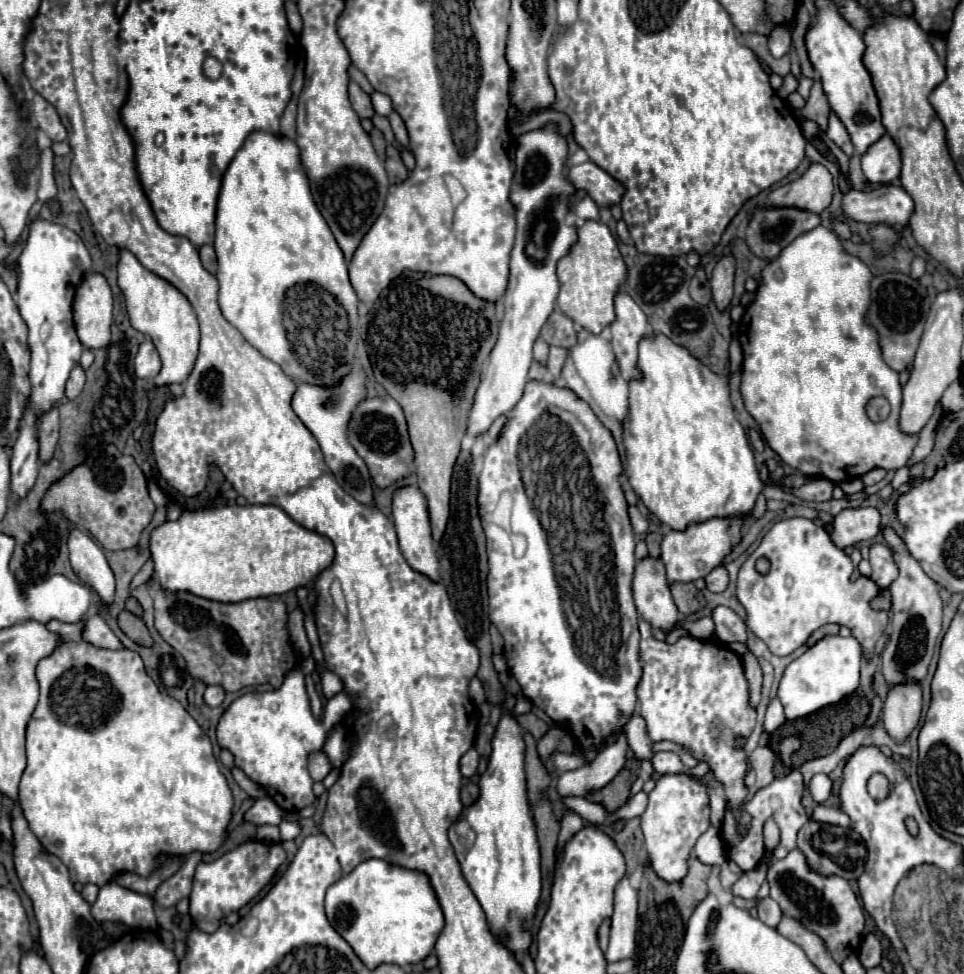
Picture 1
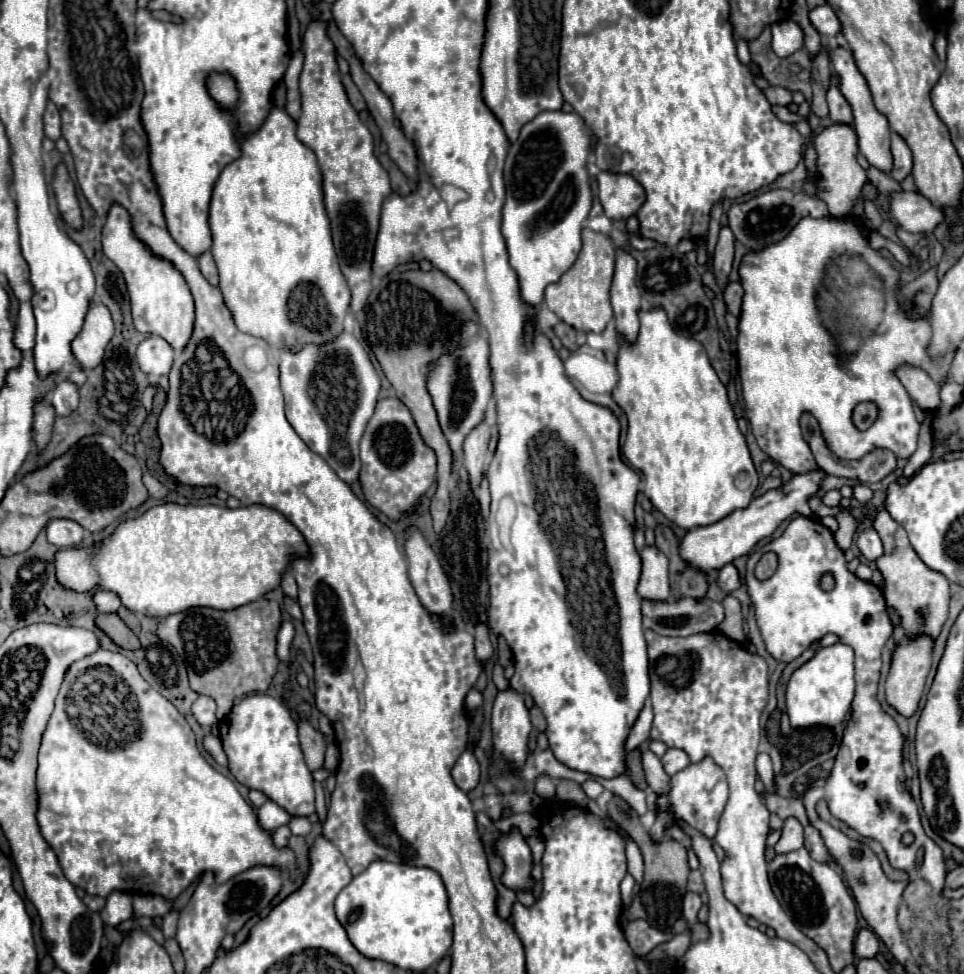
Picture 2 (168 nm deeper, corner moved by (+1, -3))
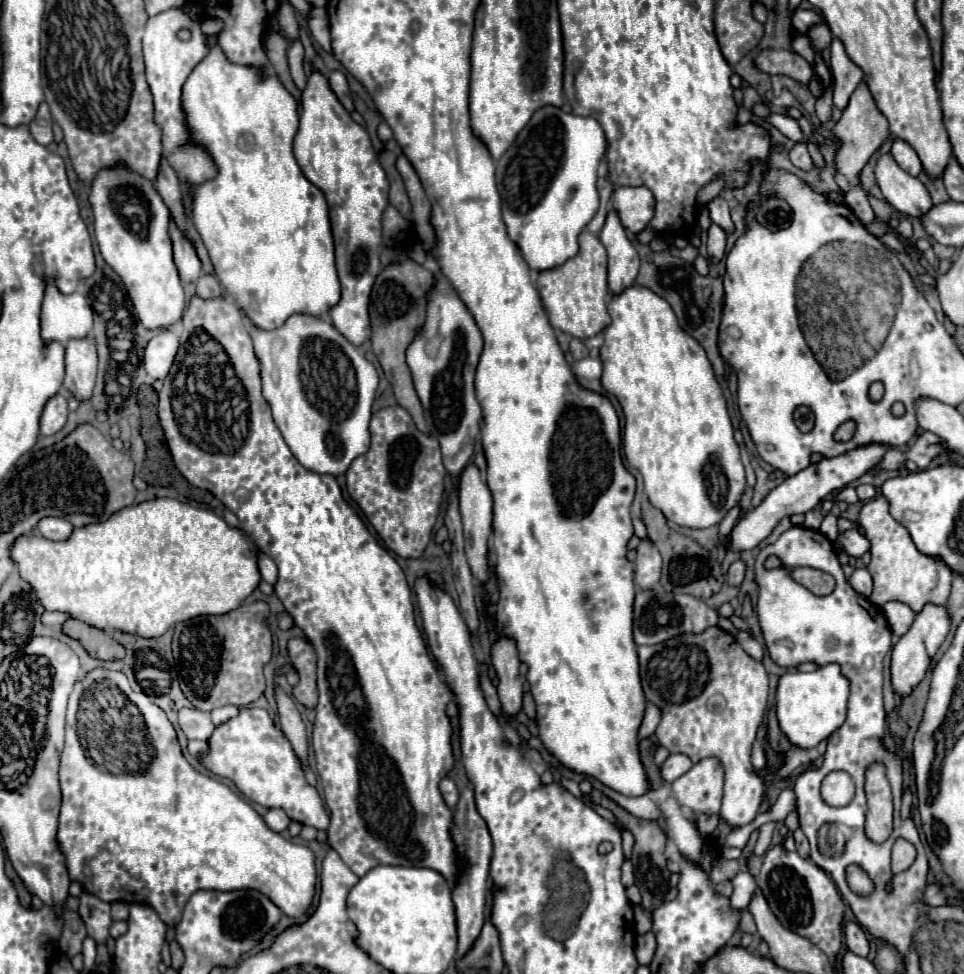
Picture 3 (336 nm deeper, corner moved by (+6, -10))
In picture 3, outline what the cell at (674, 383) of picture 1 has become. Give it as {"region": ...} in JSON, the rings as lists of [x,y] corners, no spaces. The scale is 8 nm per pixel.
{"region":[[[631,285],[621,293],[611,295],[609,315],[611,323],[603,329],[601,383],[607,393],[617,397],[625,413],[623,449],[627,463],[641,471],[651,505],[657,507],[667,521],[691,529],[717,525],[745,491],[745,467],[733,437],[723,391],[703,347],[677,325],[671,305],[641,285]]]}

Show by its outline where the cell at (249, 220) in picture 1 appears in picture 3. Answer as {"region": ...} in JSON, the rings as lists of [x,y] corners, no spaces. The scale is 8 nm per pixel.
{"region":[[[207,35],[207,47],[209,53],[203,57],[203,61],[197,63],[197,67],[191,71],[191,75],[187,77],[185,85],[183,85],[183,95],[181,95],[181,105],[185,111],[185,121],[189,127],[189,141],[195,145],[201,145],[211,157],[213,163],[217,167],[217,175],[205,183],[199,185],[191,185],[189,187],[189,197],[191,197],[191,219],[193,225],[197,229],[197,233],[201,235],[211,263],[215,267],[215,273],[225,289],[225,293],[237,301],[237,305],[247,311],[249,319],[261,327],[261,329],[277,329],[285,323],[287,317],[291,317],[293,313],[307,313],[307,315],[315,315],[321,317],[329,311],[329,307],[333,307],[339,297],[341,297],[341,289],[339,289],[339,279],[337,279],[337,271],[335,271],[335,255],[333,255],[333,235],[331,235],[331,227],[329,227],[329,211],[327,211],[327,203],[323,193],[311,185],[307,181],[307,177],[301,173],[301,167],[295,161],[293,155],[293,137],[297,135],[299,129],[299,113],[297,113],[297,101],[295,97],[283,87],[283,83],[279,81],[277,73],[273,73],[271,69],[257,69],[251,65],[235,65],[231,63],[225,53],[221,51],[221,47],[217,45],[217,35]]]}

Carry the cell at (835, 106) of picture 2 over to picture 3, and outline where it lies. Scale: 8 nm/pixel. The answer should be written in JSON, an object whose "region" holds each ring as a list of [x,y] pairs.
{"region":[[[841,39],[831,41],[831,75],[833,75],[833,101],[835,107],[845,109],[851,93],[863,81],[863,71],[849,59]]]}

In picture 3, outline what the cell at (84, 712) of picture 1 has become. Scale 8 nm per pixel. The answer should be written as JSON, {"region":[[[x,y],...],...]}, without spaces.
{"region":[[[95,669],[79,681],[69,697],[67,707],[67,741],[65,749],[61,753],[61,767],[59,767],[59,781],[63,791],[63,803],[61,803],[61,815],[59,815],[59,833],[57,841],[61,845],[61,851],[67,859],[69,877],[73,881],[79,881],[85,891],[97,895],[99,899],[113,903],[113,901],[125,901],[125,903],[143,903],[157,911],[157,915],[171,927],[175,927],[181,921],[181,913],[189,897],[199,889],[215,889],[215,891],[233,891],[233,889],[257,889],[265,893],[285,915],[289,917],[301,917],[315,899],[315,885],[317,885],[317,867],[315,867],[315,853],[307,845],[293,843],[291,839],[285,839],[281,833],[271,831],[263,817],[237,793],[233,793],[225,783],[211,779],[199,771],[195,771],[187,759],[181,753],[177,735],[173,725],[169,723],[163,709],[159,709],[149,695],[135,693],[129,687],[129,681],[125,673],[121,671],[109,671],[109,669]]]}

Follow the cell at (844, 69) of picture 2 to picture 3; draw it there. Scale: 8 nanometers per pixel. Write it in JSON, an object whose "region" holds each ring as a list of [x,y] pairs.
{"region":[[[883,155],[877,161],[875,177],[883,197],[899,213],[919,219],[933,207],[927,187],[917,177],[905,173],[891,155]]]}

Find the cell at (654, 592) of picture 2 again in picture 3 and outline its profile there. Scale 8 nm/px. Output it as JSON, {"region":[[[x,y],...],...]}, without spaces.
{"region":[[[641,539],[635,559],[635,583],[639,589],[651,589],[661,577],[661,555],[649,539]]]}

